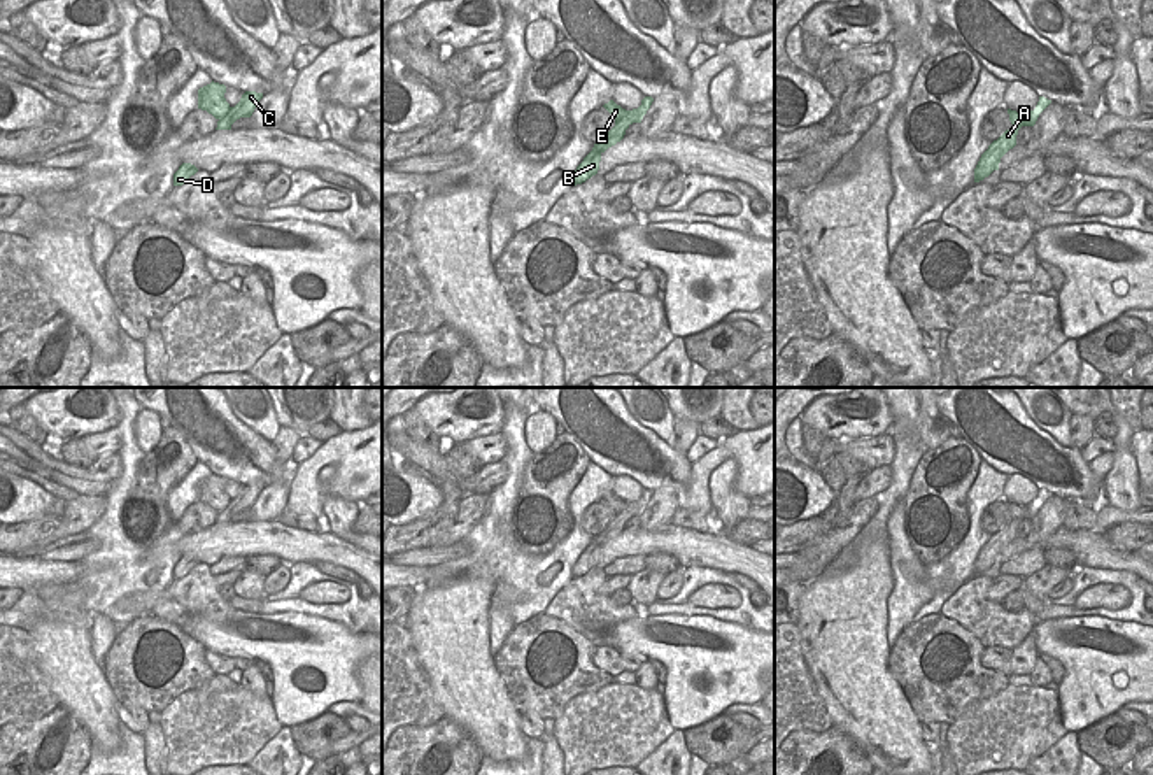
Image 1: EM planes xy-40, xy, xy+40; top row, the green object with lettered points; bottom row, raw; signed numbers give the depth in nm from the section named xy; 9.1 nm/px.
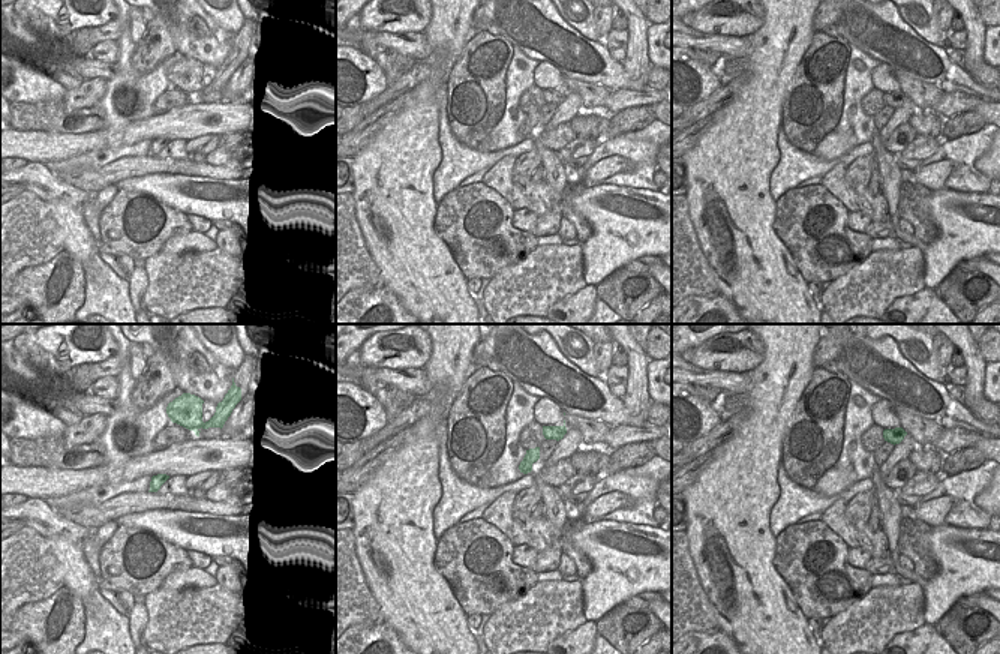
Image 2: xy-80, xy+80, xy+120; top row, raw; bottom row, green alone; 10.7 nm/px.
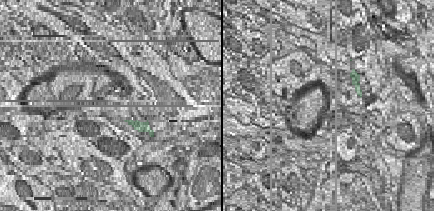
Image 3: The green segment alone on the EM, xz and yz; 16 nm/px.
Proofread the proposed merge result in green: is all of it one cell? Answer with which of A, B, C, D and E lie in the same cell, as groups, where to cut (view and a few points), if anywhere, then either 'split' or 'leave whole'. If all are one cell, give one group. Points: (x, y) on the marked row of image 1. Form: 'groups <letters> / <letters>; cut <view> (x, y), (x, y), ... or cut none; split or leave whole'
groups A B C D / E; cut xy-40 (232, 107), (219, 120); split

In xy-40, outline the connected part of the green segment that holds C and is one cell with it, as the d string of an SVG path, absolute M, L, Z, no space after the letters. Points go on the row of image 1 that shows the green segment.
M245 91L240 102L235 107L231 107L228 116L217 121L216 130L231 130L231 124L237 119L251 117L261 98L263 98L263 93Z

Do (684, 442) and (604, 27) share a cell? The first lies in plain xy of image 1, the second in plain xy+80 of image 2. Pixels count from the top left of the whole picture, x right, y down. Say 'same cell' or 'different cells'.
same cell

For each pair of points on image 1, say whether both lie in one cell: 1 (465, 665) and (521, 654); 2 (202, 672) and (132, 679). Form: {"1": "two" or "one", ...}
{"1": "two", "2": "one"}

